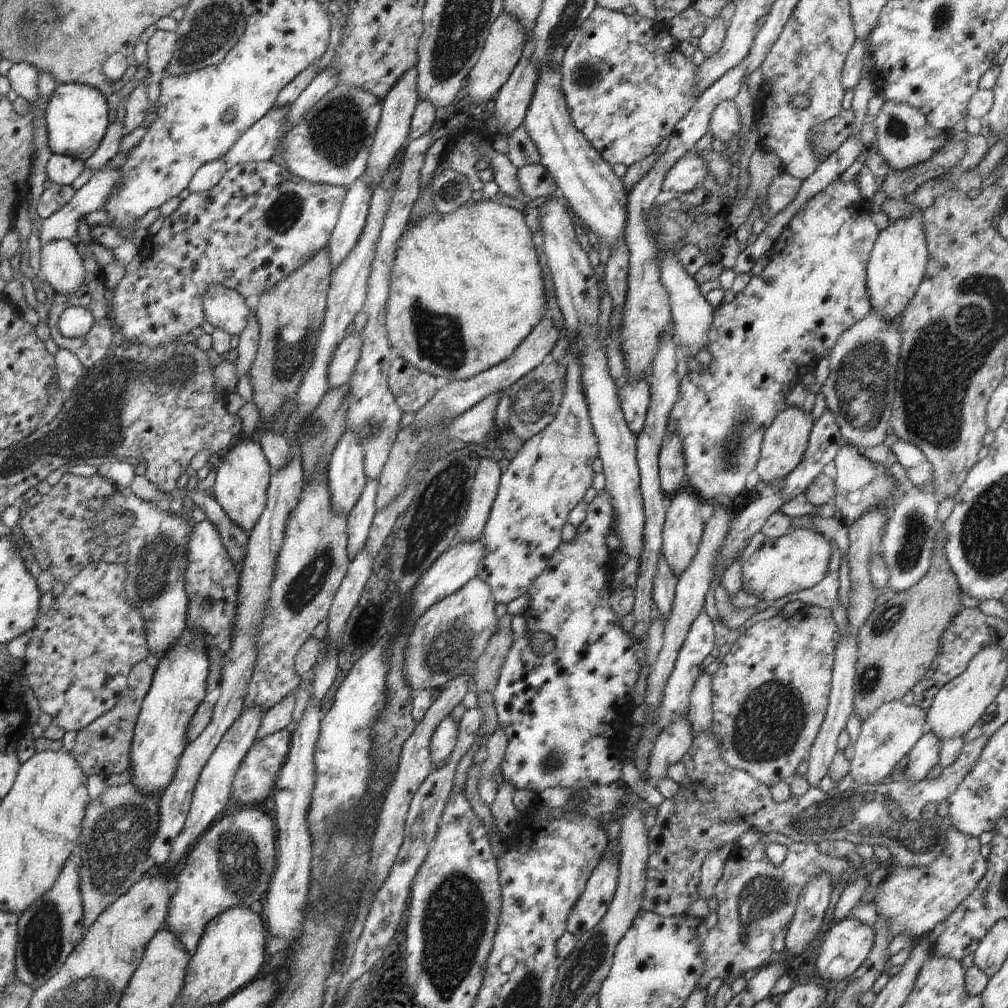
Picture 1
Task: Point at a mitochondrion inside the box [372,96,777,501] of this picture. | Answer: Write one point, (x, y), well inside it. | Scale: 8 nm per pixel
(437, 338)

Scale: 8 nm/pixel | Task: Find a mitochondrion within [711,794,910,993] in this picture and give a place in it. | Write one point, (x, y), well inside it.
(765, 894)

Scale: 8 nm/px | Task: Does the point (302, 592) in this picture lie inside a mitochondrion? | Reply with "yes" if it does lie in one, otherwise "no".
yes

